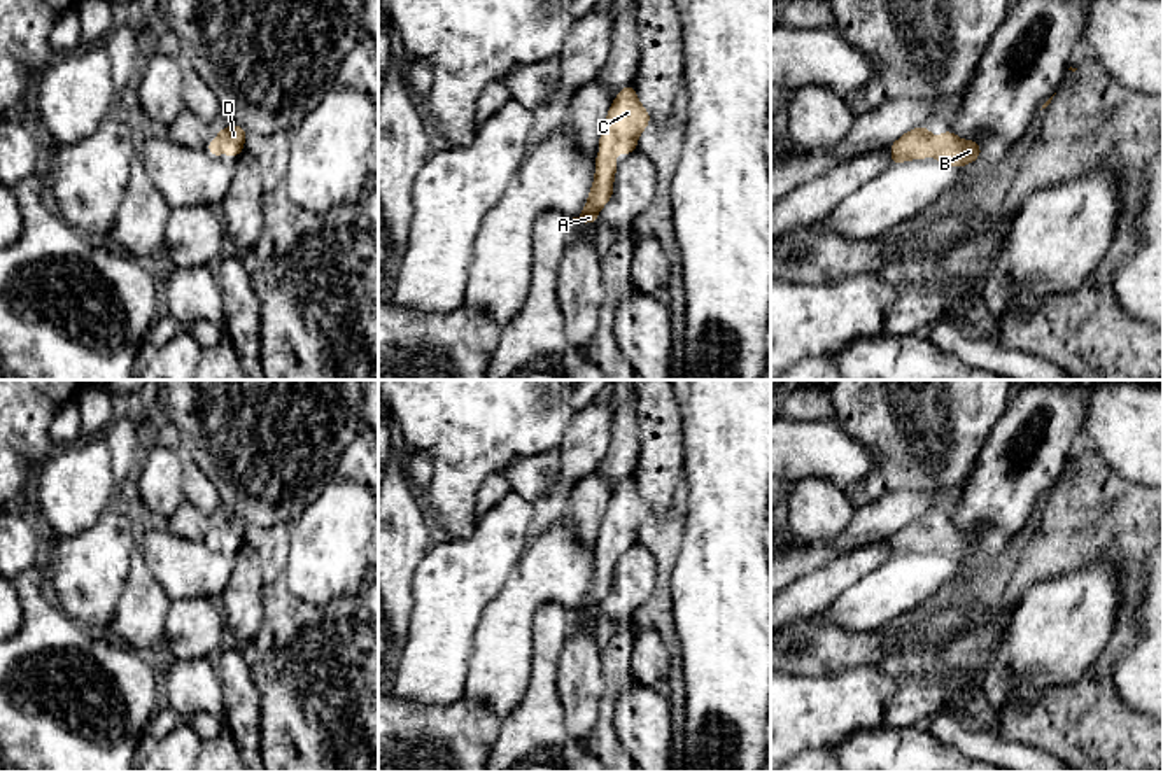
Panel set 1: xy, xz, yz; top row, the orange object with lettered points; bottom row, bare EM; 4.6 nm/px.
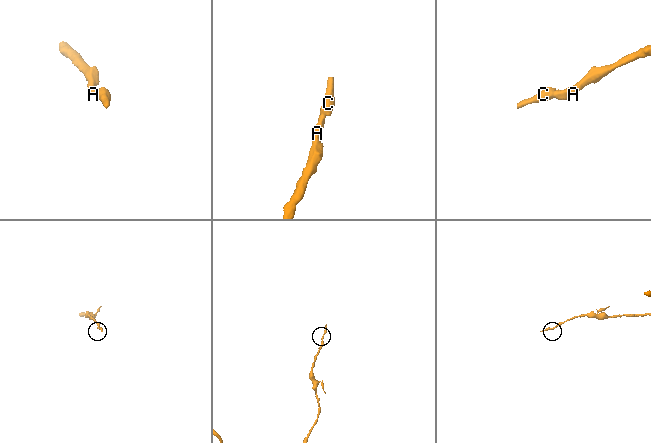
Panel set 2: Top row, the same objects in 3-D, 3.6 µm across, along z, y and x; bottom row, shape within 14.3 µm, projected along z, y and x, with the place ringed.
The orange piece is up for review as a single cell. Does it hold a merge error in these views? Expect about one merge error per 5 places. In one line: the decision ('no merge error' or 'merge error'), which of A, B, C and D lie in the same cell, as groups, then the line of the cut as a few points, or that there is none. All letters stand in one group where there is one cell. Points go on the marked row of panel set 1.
no merge error; A B C D; no cut

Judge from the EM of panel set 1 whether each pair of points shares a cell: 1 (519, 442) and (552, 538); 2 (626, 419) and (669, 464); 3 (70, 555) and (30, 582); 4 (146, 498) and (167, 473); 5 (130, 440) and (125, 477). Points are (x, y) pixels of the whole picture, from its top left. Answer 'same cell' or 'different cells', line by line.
1: different cells
2: different cells
3: different cells
4: same cell
5: same cell

